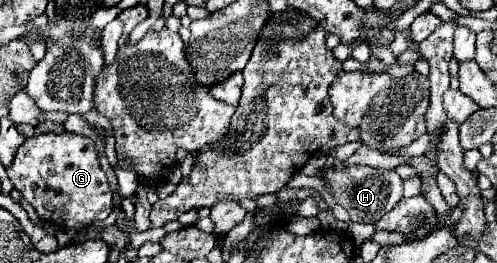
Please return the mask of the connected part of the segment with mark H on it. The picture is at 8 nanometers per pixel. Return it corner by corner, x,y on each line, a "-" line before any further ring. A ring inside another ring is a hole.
332,166
326,170
326,182
334,192
334,198
338,204
342,204
352,222
378,222
386,212
390,212
400,200
404,192
404,182
394,170
378,170
370,166

